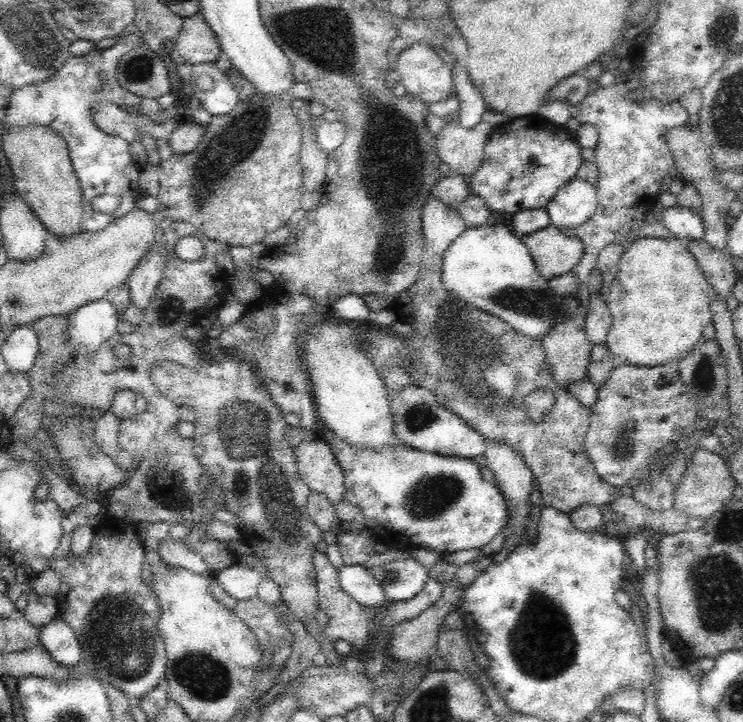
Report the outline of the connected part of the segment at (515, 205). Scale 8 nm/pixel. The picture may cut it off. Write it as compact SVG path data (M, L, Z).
M538 113L511 118L488 136L482 164L468 178L469 190L484 199L493 214L544 209L560 187L576 178L584 162L581 149L567 126L550 124Z

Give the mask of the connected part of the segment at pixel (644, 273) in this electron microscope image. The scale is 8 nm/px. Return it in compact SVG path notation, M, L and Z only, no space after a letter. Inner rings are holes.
M636 236L625 245L618 271L608 285L607 305L612 315L612 326L606 345L618 362L641 367L658 366L681 361L694 344L703 336L707 324L713 322L711 309L712 285L706 280L686 240L674 236L668 238Z

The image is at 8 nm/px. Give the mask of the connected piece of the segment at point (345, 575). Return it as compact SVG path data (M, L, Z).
M344 565L338 578L344 592L366 607L385 608L388 604L383 585L364 565Z

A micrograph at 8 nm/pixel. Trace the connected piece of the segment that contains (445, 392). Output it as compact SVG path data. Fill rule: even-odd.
M432 196L422 209L421 219L424 246L420 272L416 282L395 298L393 308L397 320L412 325L414 331L414 334L404 342L408 349L409 360L404 364L403 372L411 375L416 385L432 391L440 404L464 419L470 427L484 436L487 442L504 443L512 447L531 471L536 488L542 493L544 506L557 508L568 514L584 504L596 507L605 505L611 508L612 502L624 495L620 487L613 487L612 484L600 479L584 450L590 409L568 392L566 387L561 387L552 379L540 339L531 339L518 334L501 318L468 304L446 290L441 277L445 252L451 242L468 229L457 209ZM539 388L552 390L555 403L540 422L534 422L528 418L524 398Z

